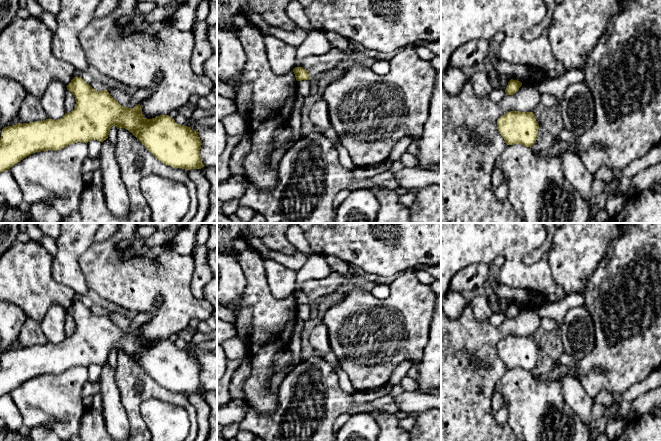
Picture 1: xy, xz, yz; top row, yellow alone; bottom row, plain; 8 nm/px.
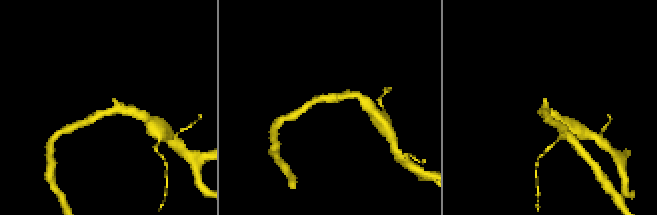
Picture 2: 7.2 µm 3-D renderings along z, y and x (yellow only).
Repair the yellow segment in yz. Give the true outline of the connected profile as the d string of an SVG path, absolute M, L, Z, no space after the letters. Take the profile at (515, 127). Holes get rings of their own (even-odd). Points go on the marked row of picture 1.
M510 111L497 120L497 129L507 145L521 144L531 148L538 138L539 125L533 112Z

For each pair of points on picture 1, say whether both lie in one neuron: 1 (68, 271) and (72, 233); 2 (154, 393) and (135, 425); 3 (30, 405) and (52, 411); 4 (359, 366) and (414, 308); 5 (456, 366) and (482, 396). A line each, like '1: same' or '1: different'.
1: same
2: same
3: same
4: same
5: same

